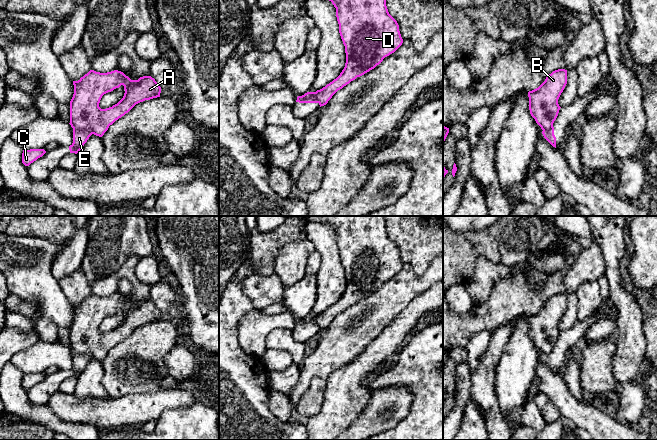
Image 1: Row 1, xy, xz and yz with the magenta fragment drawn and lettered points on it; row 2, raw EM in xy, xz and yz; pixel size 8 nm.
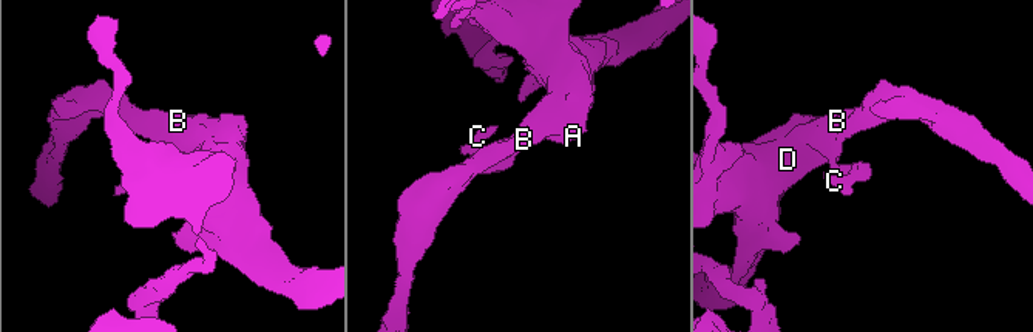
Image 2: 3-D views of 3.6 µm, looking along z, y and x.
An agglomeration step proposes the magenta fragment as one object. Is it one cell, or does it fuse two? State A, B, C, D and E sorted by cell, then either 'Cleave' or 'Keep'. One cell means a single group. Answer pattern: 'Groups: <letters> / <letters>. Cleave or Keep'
Groups: A B D / C E. Cleave

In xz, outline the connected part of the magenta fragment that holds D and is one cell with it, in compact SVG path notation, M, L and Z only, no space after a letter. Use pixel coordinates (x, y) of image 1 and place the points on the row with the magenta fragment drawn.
M329 0L336 8L339 33L345 46L346 63L340 75L309 97L318 101L320 107L344 86L379 65L403 43L397 21L389 14L386 0Z

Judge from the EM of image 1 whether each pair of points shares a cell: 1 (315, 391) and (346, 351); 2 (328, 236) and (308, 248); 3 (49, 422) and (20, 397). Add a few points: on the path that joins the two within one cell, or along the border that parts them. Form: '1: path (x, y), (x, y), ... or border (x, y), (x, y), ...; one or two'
1: border (326, 380), (315, 378), (304, 393); two
2: border (306, 238), (315, 249); two
3: path (42, 415), (36, 414), (26, 404); one

